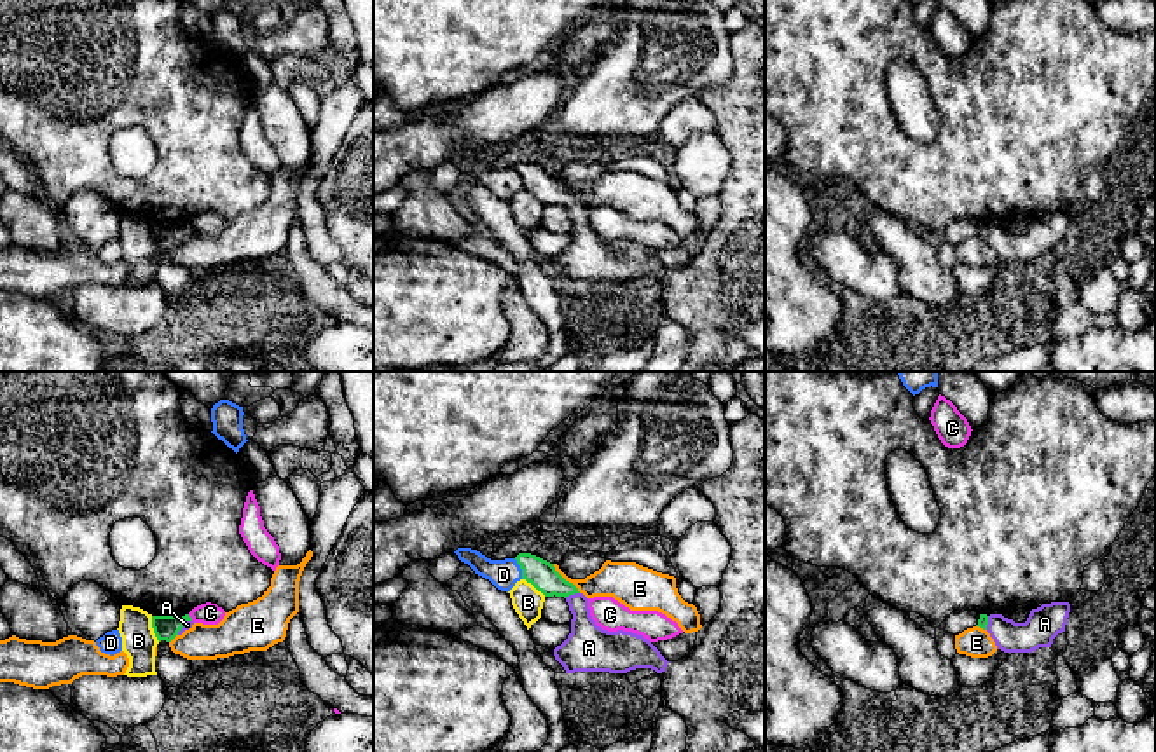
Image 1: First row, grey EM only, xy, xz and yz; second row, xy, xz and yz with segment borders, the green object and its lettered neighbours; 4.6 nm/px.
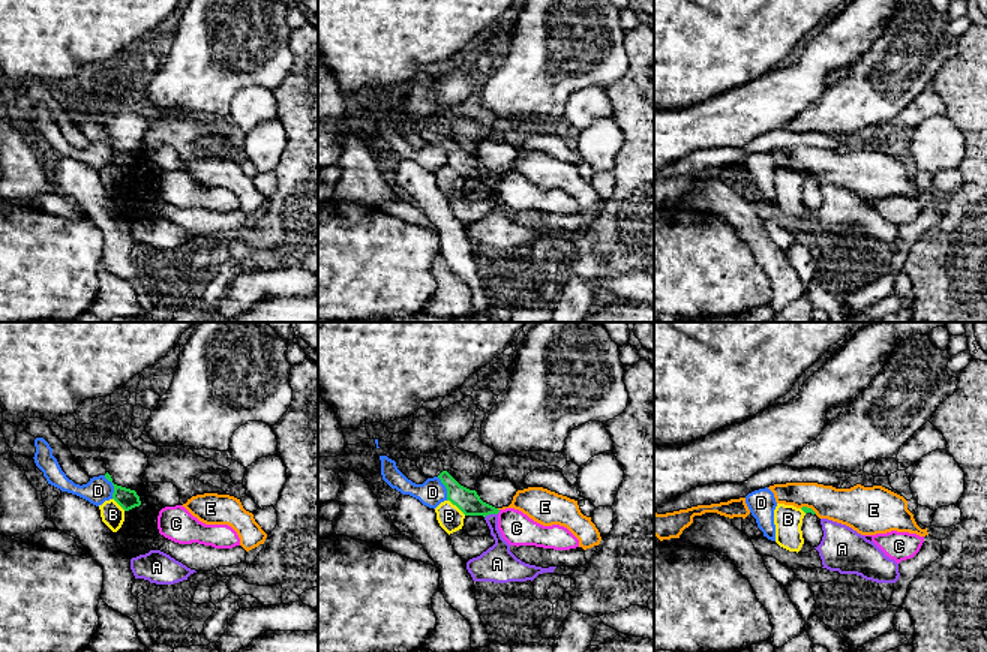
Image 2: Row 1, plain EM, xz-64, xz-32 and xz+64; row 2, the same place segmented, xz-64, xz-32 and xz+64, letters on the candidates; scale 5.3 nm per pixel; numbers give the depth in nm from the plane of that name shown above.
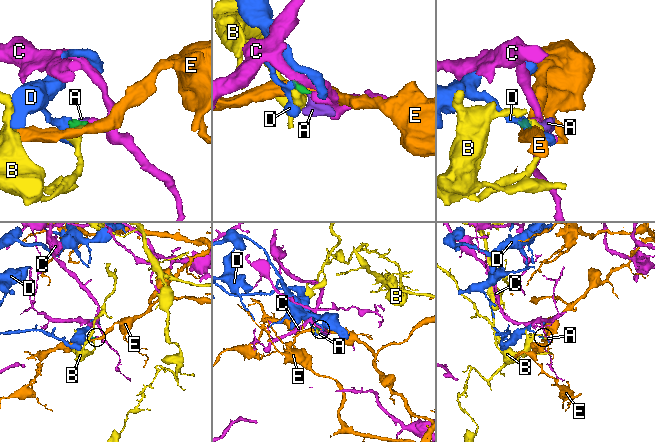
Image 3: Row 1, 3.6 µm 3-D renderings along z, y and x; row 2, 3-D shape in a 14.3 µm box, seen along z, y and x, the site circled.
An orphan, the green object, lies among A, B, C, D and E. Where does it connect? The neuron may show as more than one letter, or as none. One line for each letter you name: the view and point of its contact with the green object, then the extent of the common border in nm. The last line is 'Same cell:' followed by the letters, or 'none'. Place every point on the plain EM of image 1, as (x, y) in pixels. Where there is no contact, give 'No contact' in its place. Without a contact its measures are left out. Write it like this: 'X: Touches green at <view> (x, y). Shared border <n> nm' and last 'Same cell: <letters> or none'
A: Touches green at xz (571, 203). Shared border 80 nm
Same cell: A

